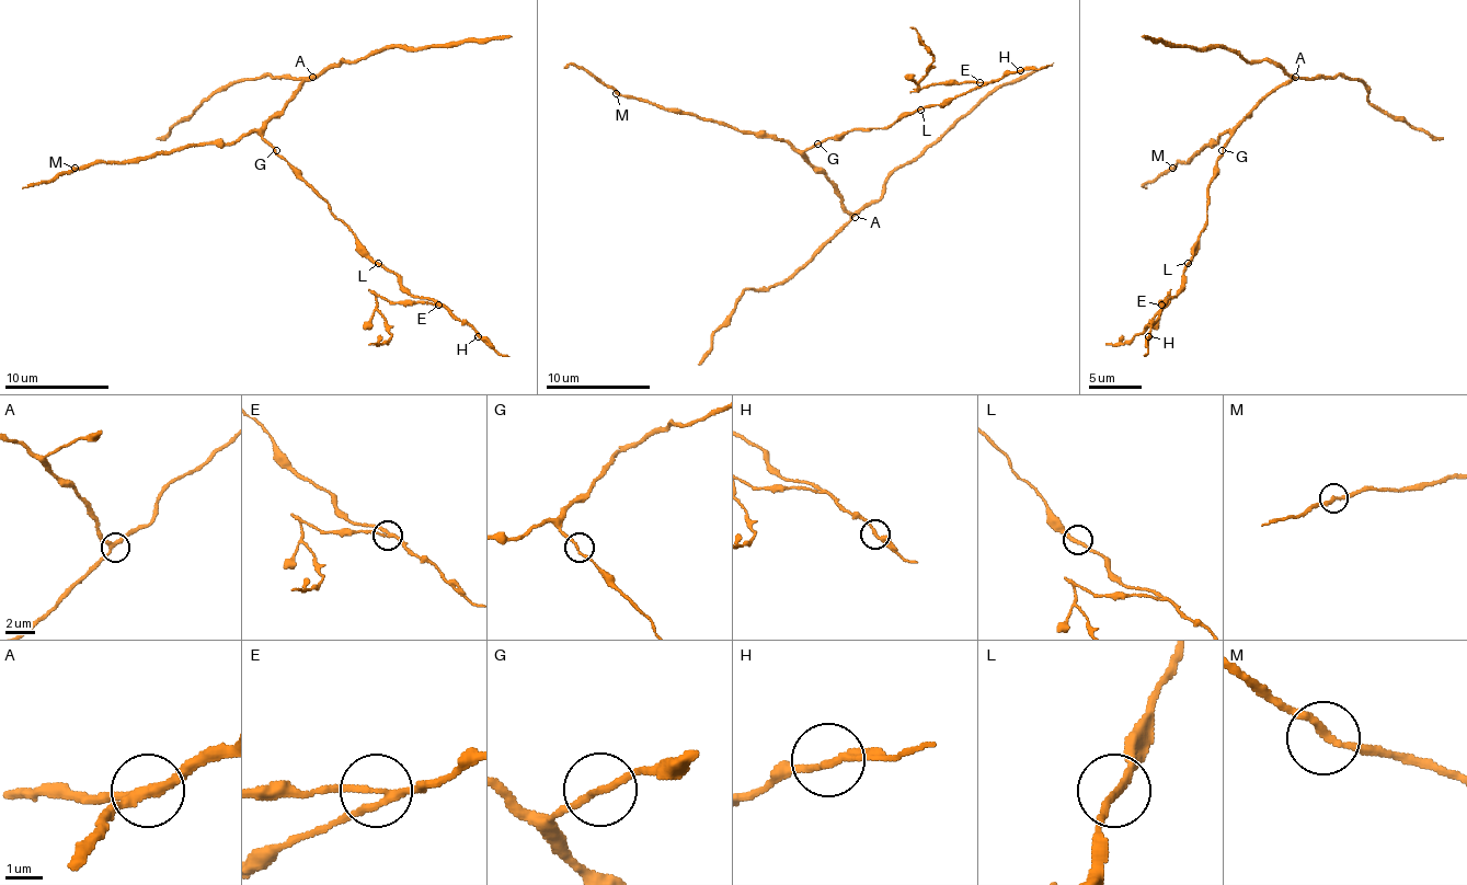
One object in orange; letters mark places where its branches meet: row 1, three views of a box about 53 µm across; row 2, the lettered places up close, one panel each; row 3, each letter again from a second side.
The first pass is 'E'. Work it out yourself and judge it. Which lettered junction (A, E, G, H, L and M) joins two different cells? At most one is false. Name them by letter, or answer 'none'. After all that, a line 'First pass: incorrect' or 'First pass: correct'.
E
First pass: correct

